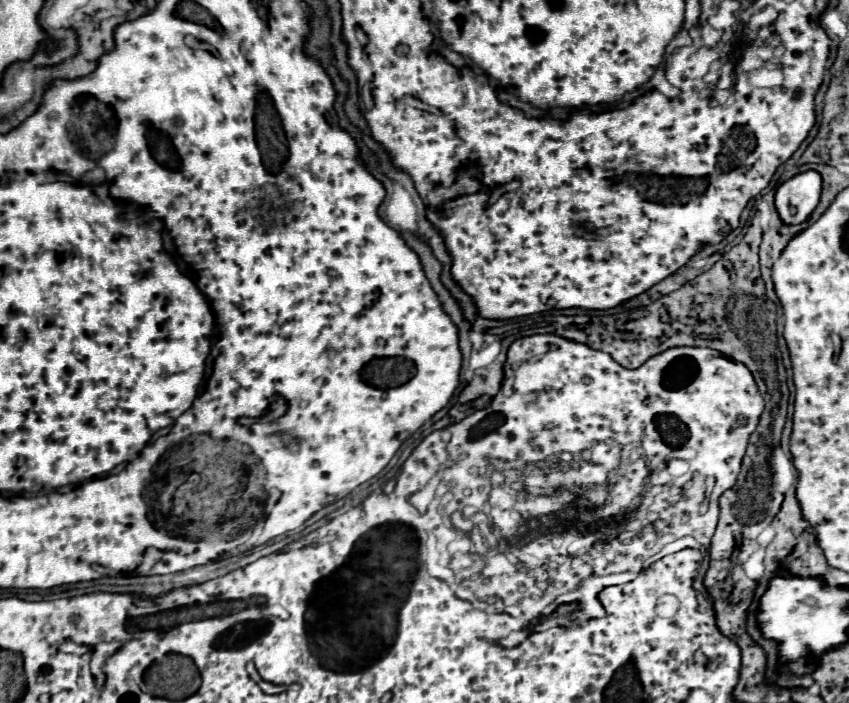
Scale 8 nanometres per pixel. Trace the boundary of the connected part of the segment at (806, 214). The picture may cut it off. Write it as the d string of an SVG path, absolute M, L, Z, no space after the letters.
M808 170L786 180L776 190L776 210L784 224L802 224L810 218L820 200L822 178L818 172Z

